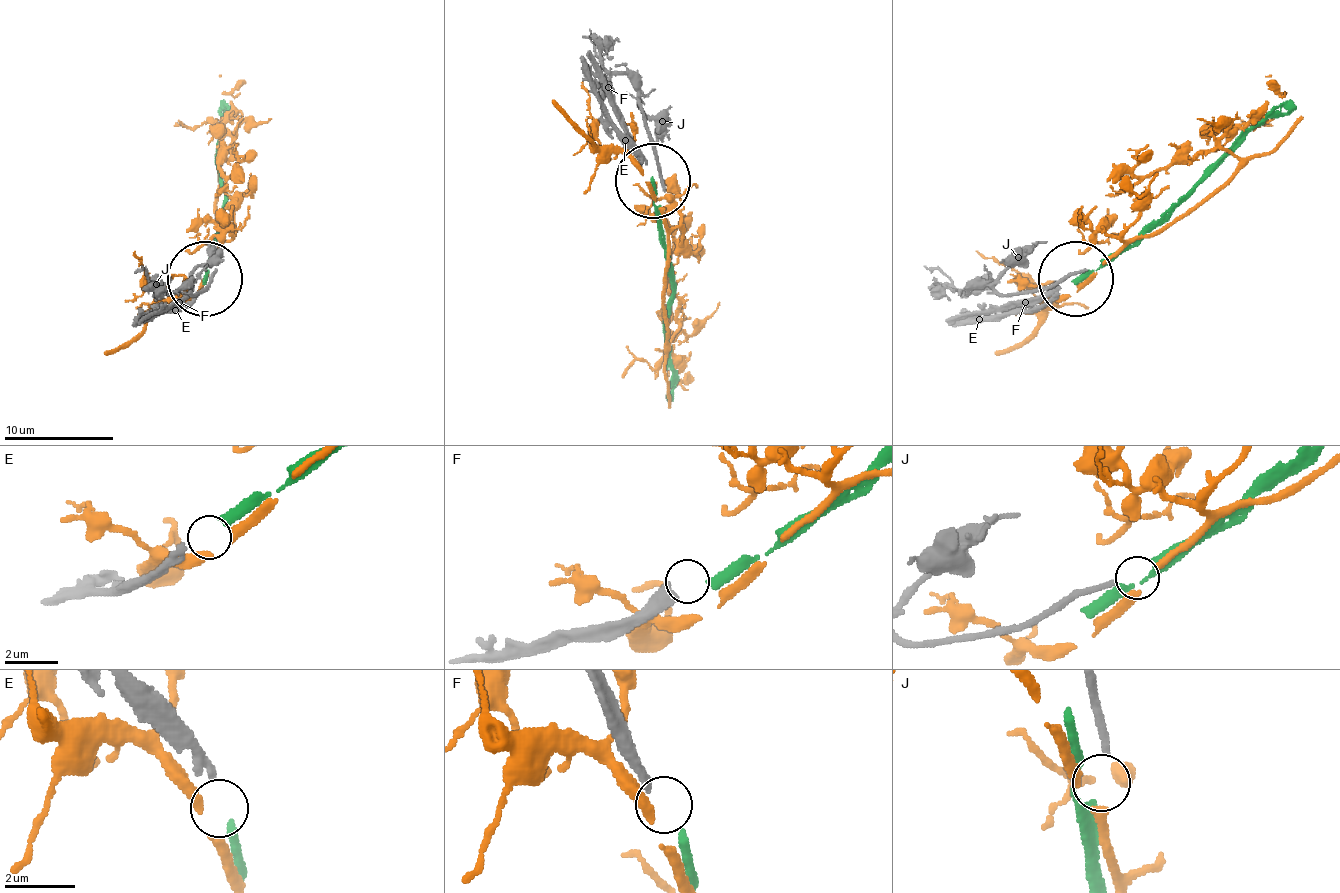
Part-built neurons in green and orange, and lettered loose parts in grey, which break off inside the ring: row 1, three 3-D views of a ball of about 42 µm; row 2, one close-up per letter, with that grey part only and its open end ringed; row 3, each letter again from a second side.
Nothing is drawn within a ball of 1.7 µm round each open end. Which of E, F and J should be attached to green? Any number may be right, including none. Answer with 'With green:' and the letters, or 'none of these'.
With green: E

